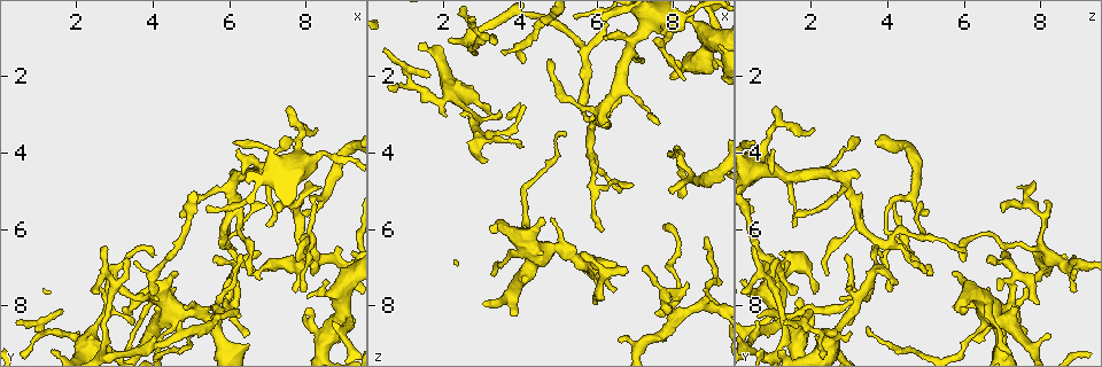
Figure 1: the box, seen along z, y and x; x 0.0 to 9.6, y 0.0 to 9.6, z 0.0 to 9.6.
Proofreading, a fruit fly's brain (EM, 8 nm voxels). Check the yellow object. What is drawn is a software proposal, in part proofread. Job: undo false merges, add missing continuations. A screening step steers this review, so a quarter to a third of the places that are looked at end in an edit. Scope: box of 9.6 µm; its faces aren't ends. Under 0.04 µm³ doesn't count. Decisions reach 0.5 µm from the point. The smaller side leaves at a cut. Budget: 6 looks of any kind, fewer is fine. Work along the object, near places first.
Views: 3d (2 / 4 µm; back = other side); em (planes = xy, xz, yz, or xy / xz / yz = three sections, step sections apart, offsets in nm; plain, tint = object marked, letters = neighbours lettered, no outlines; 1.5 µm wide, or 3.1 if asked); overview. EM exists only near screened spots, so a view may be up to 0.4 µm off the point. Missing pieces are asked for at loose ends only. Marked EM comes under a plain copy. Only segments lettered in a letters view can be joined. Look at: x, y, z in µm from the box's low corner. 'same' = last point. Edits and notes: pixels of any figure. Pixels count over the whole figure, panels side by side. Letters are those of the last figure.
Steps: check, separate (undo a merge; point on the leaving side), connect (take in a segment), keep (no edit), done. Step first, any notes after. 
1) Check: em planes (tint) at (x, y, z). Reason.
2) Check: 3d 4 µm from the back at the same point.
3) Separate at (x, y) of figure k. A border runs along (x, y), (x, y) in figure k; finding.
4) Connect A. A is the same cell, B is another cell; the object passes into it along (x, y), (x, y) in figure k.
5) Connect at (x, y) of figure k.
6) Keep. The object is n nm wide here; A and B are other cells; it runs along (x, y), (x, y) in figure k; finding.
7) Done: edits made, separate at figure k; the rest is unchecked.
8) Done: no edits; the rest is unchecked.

Check: em planes (letters) at (1.10, 8.70, 2.20). Sharp bend.

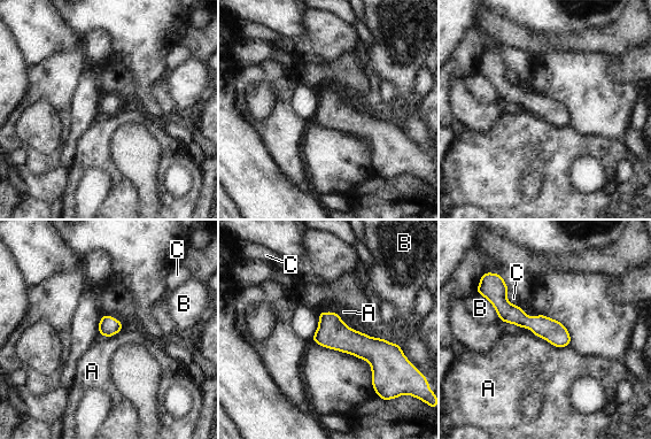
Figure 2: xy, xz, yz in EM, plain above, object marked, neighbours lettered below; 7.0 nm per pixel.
Keep. A, B and C are other cells; it runs along (490, 294), (511, 314), (567, 341) in figure 2; all the same cell.

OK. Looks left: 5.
Check: em planes (letters) at (7.65, 3.65, 3.20). Thin end.

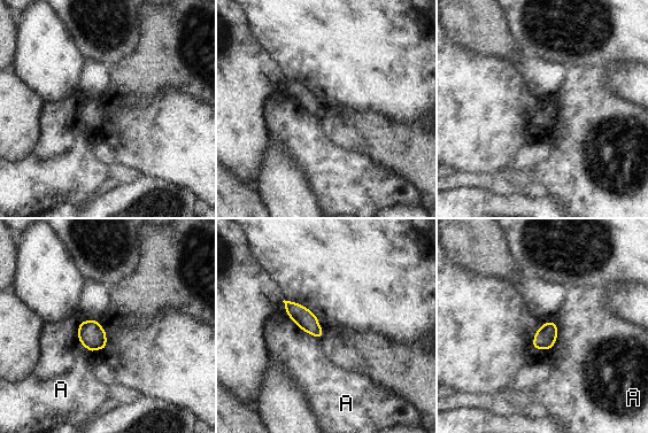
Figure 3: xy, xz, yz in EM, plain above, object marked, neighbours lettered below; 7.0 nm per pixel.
Keep. The object is 140 nm wide here; A is another cell; a border runs along (82, 322), (78, 340), (91, 352) in figure 3; none of them fits.

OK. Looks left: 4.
Check: 3d 2 µm at (6.40, 8.80, 7.60). Tapers out.

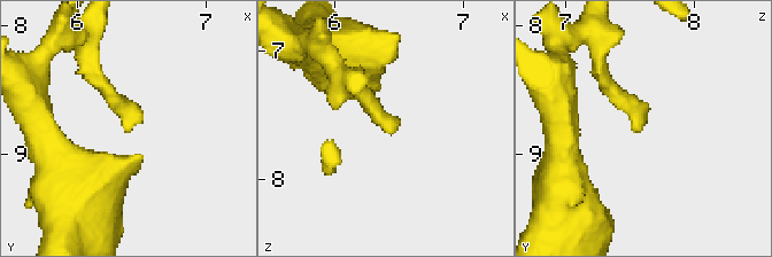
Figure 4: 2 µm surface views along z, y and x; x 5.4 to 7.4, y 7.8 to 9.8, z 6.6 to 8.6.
Check: em planes (tint) at (6.38, 8.80, 7.58).

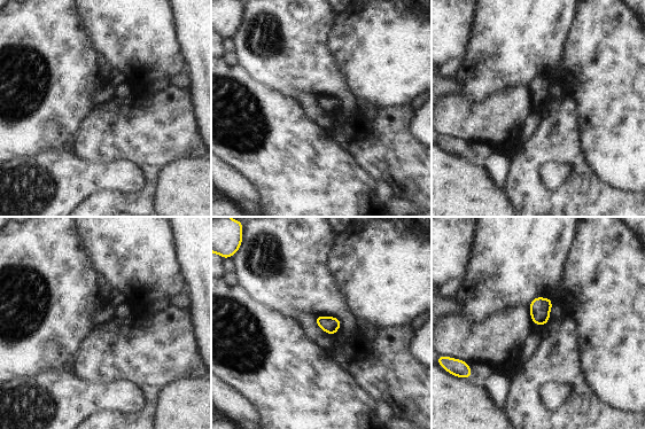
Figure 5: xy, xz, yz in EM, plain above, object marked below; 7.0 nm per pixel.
Check: em planes (letters) at the same point. What lies round it.

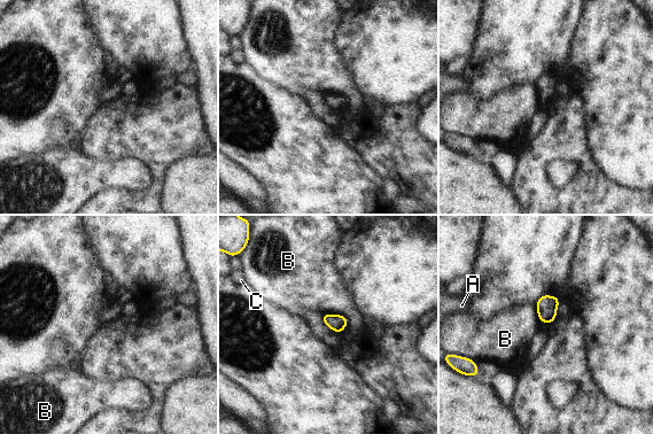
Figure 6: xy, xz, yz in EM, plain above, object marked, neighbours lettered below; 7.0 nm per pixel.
Keep. A, B and C are other cells; none of them fits.

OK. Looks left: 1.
Done: no edits; the rest is unchecked.

